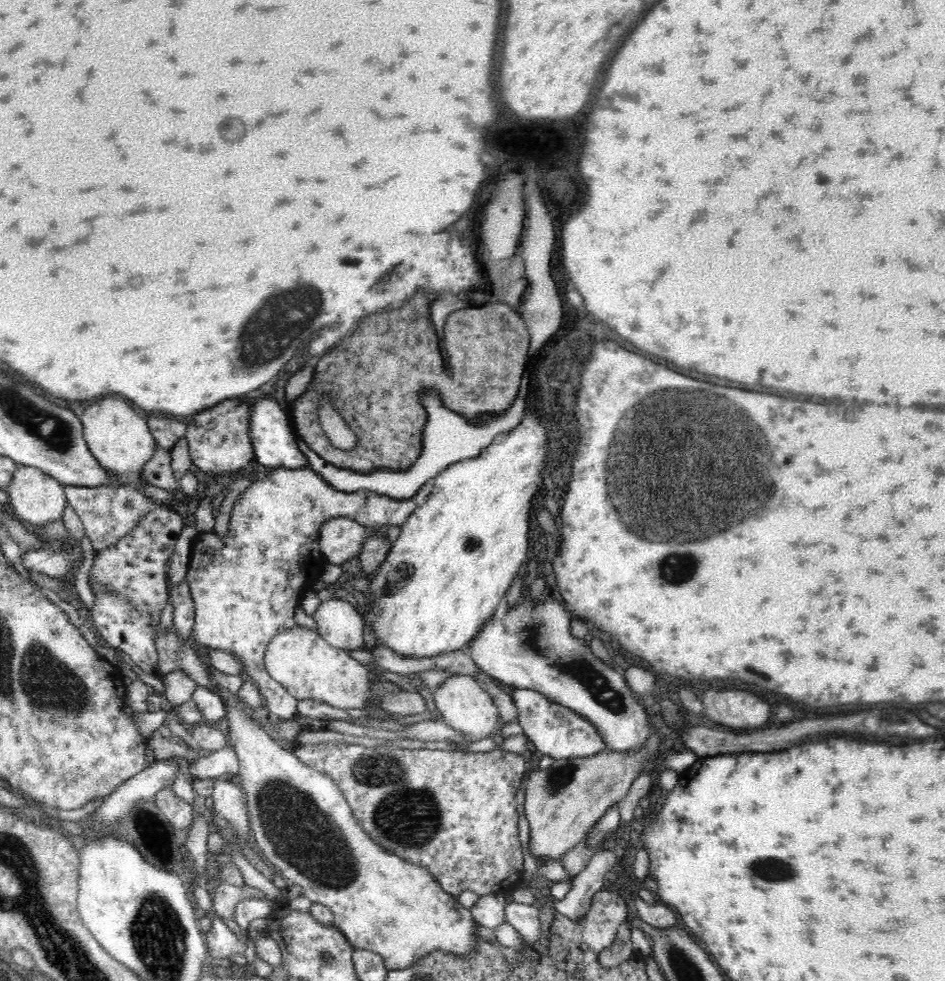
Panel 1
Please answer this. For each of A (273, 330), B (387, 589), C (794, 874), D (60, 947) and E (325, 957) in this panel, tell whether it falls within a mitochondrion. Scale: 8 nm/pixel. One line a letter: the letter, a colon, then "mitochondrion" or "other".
A: mitochondrion
B: other
C: mitochondrion
D: mitochondrion
E: other

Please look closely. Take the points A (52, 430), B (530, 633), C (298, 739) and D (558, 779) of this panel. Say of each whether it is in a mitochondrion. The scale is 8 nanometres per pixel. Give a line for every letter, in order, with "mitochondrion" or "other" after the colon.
A: mitochondrion
B: mitochondrion
C: other
D: mitochondrion

